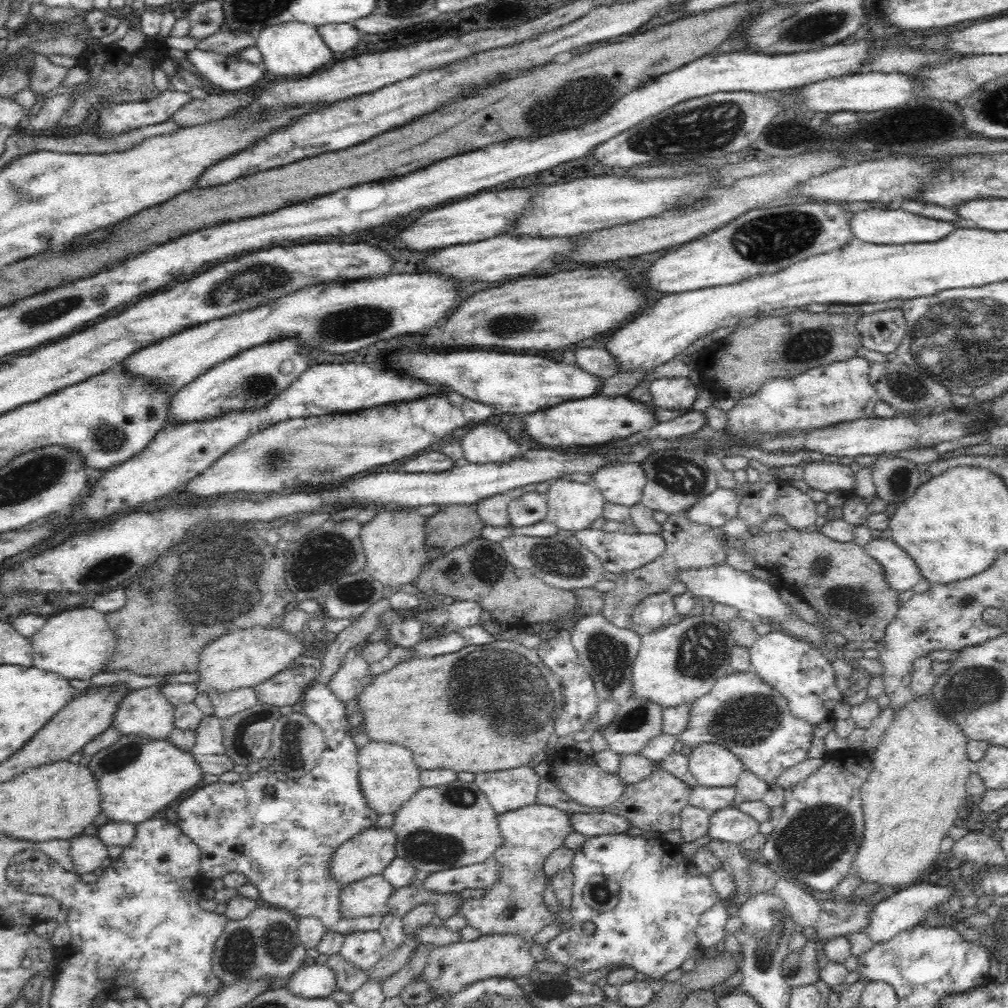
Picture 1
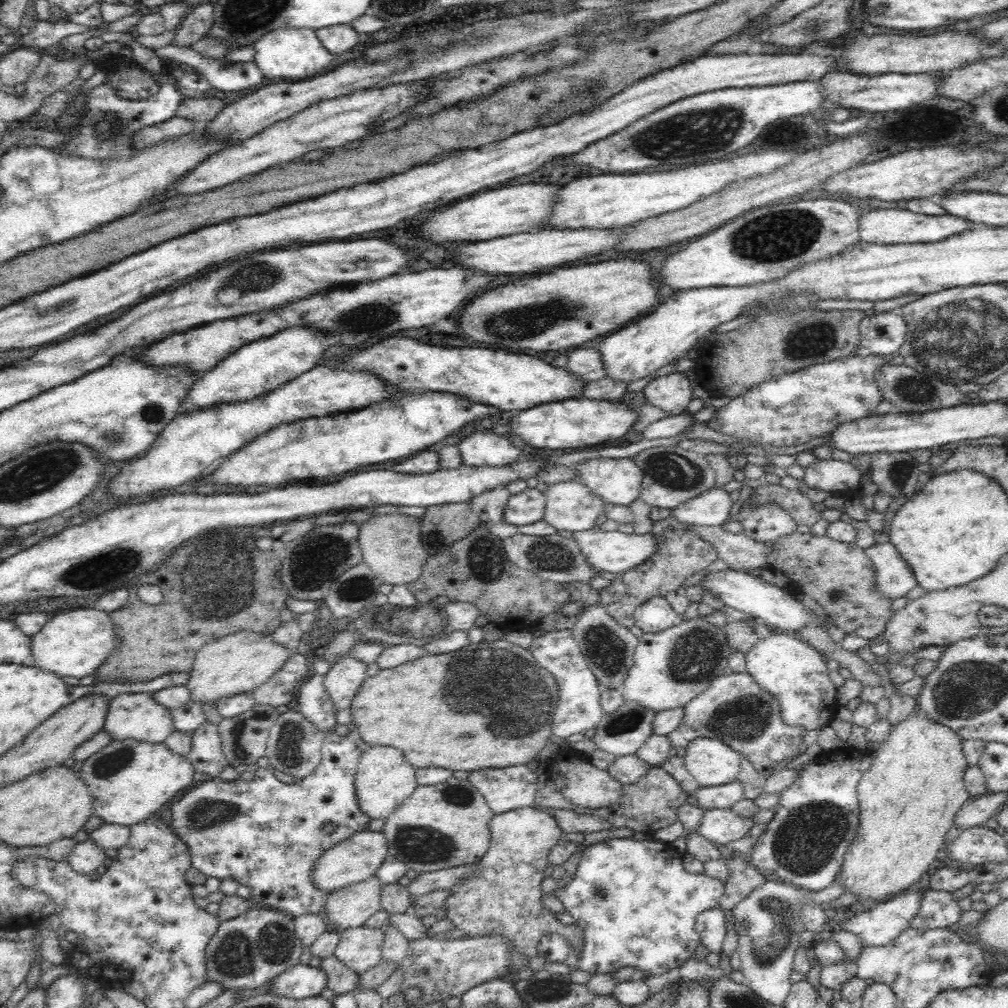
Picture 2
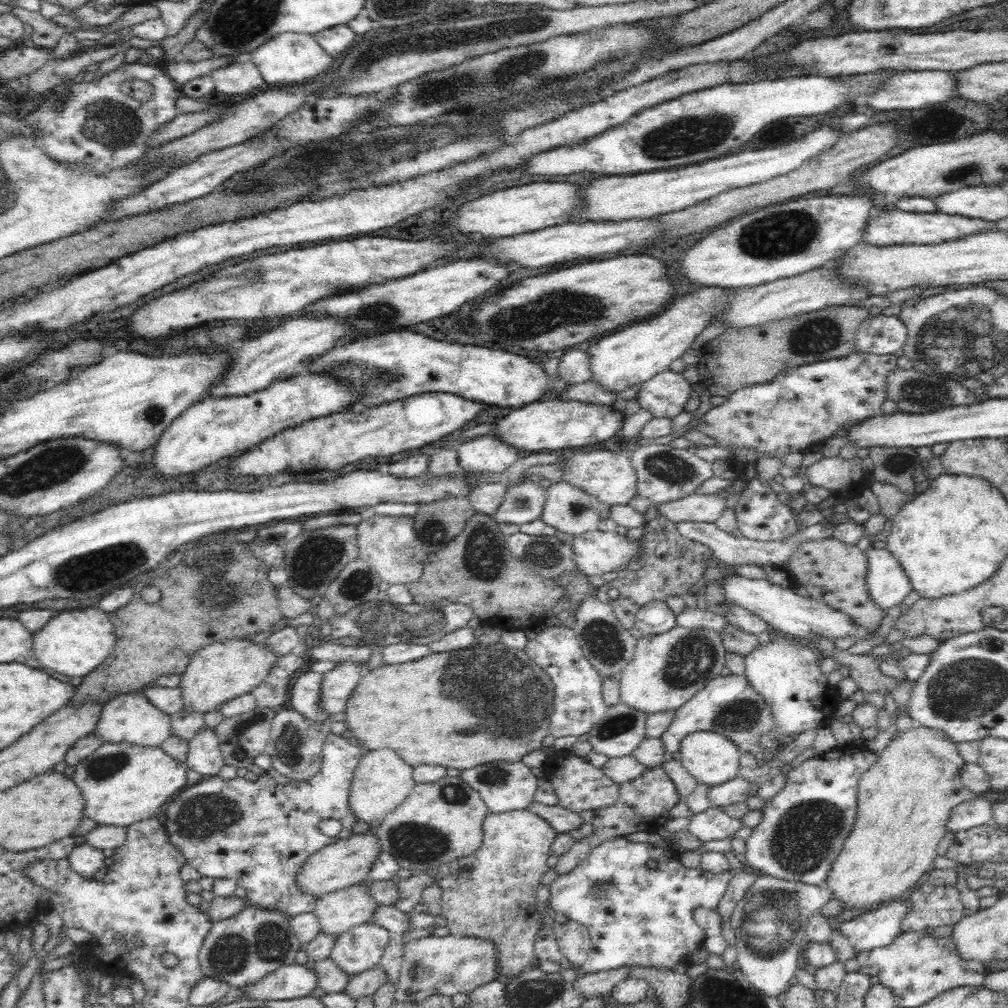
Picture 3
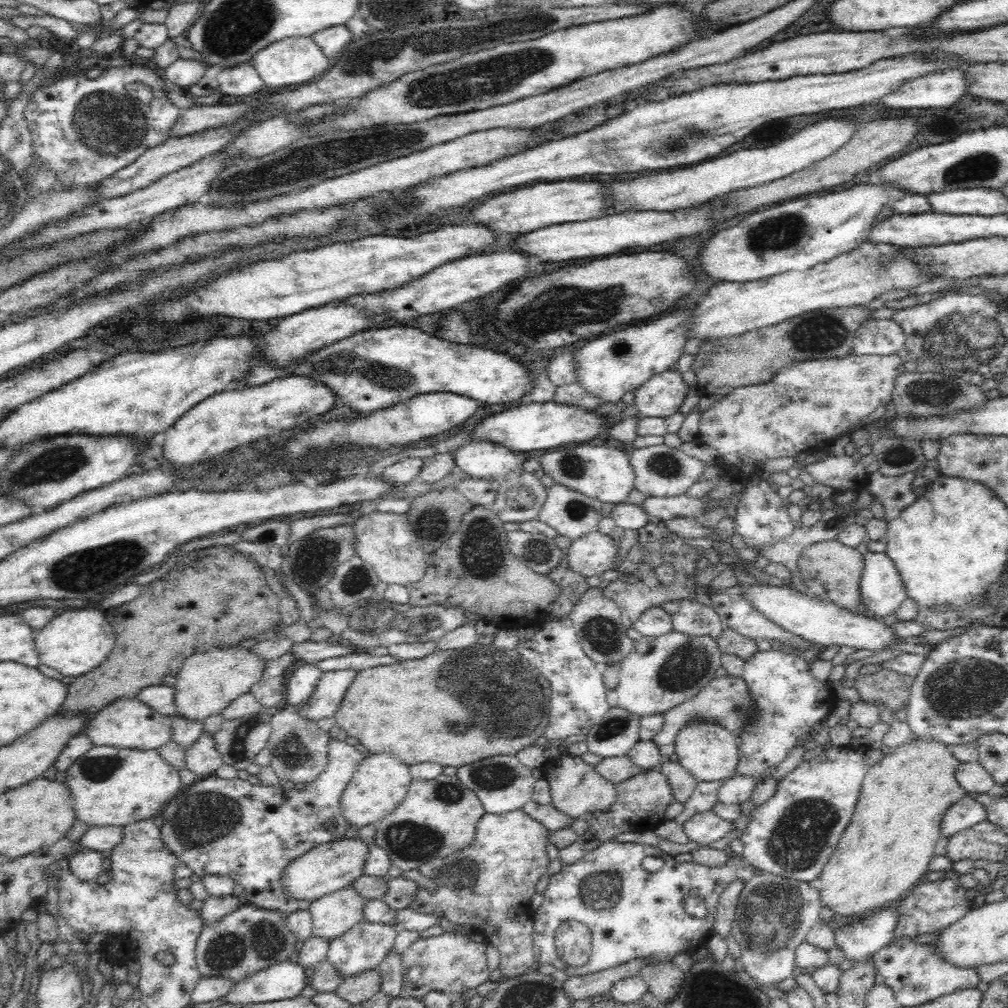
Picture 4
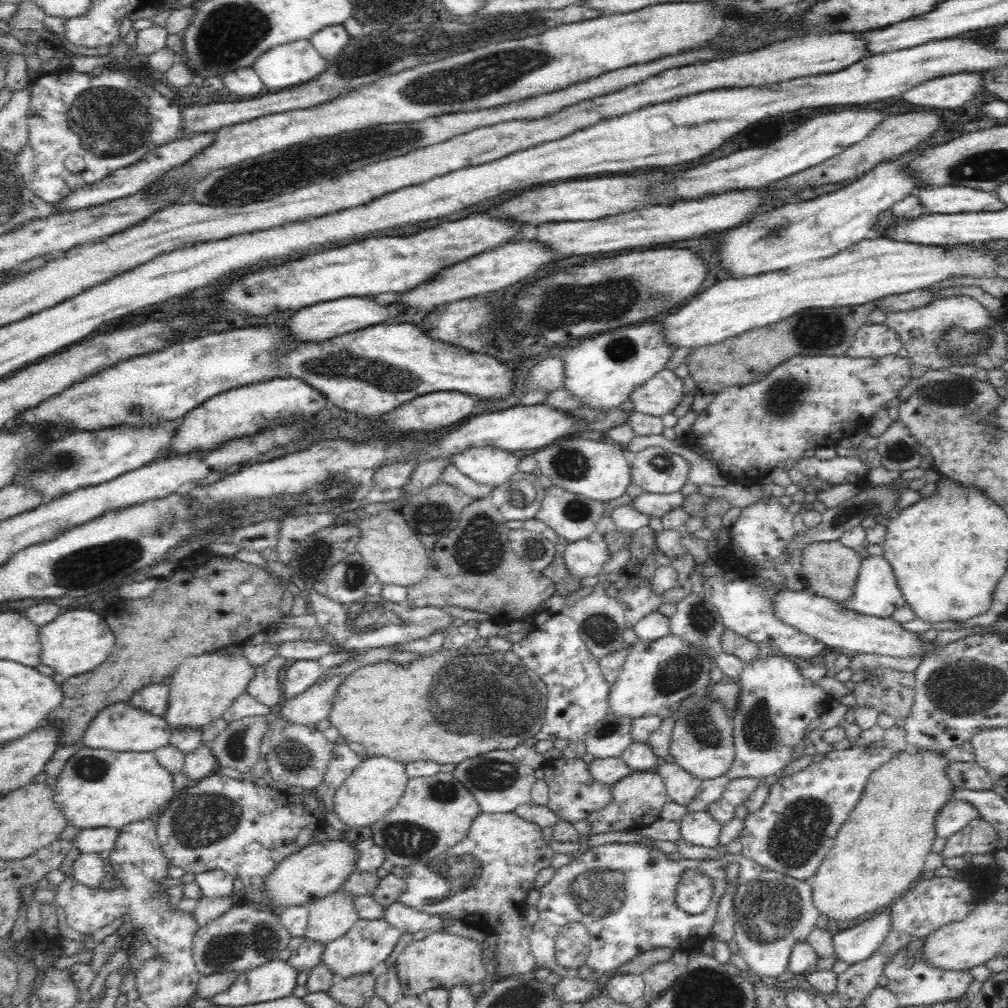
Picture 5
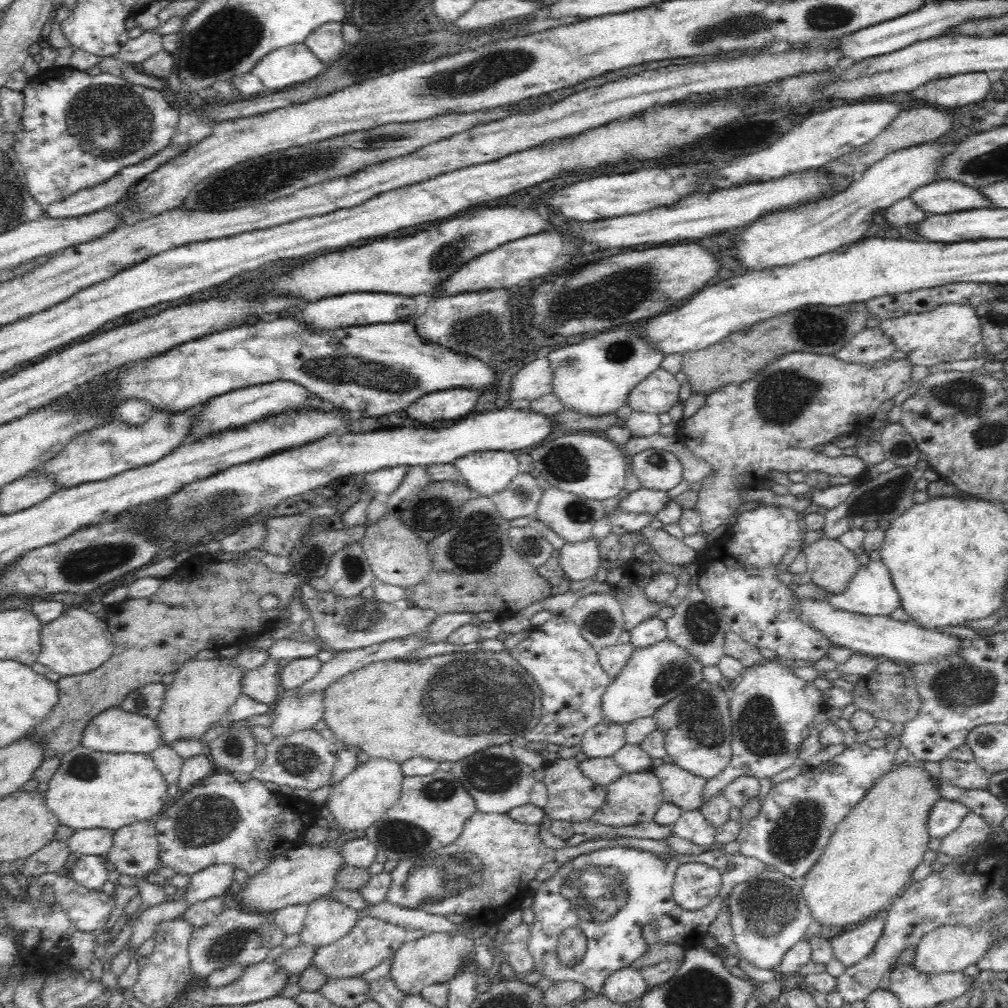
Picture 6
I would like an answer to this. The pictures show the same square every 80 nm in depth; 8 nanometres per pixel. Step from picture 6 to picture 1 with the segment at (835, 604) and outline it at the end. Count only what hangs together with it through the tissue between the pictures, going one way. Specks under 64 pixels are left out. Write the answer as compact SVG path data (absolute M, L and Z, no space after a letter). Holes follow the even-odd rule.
M891 538L873 539L863 549L882 566L885 582L897 594L911 590L921 579L918 565Z

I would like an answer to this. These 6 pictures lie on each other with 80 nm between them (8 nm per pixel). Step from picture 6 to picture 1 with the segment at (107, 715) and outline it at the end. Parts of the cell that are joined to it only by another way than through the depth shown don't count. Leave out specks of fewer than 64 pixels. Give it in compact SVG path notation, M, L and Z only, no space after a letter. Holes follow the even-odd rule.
M155 686L134 689L122 696L110 720L121 736L164 740L174 730L175 706Z

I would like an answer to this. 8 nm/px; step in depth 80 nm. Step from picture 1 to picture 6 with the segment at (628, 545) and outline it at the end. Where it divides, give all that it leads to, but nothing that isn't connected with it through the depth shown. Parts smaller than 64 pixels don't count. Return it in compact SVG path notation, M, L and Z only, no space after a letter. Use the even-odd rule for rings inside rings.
M593 536L581 543L565 543L560 549L558 562L567 580L582 581L596 574L596 570L600 567L599 543Z

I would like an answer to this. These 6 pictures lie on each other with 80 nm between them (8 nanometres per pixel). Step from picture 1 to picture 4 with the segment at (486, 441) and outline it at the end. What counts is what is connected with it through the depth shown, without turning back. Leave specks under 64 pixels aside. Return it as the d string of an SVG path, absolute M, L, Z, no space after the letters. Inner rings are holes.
M470 442L453 453L455 465L472 479L502 480L518 466L516 454L492 442Z

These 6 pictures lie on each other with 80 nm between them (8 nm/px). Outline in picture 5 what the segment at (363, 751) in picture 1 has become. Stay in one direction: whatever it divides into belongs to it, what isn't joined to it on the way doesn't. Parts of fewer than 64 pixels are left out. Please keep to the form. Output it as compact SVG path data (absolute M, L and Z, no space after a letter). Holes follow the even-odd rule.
M365 756L358 764L358 768L355 768L354 772L347 776L346 780L338 786L338 790L334 792L333 809L348 828L370 826L382 816L386 816L386 813L398 804L408 778L404 763L386 756Z

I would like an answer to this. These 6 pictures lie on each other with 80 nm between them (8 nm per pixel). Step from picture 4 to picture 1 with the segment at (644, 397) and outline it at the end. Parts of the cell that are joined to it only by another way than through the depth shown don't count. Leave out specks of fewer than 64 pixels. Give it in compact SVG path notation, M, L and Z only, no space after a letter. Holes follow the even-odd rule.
M686 377L655 379L648 391L653 406L670 410L690 410L697 396L693 381Z

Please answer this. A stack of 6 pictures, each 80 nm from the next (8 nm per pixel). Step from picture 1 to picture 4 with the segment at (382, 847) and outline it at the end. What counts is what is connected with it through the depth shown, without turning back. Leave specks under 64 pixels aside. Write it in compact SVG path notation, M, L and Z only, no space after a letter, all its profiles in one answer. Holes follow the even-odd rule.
M354 839L332 840L318 844L314 848L310 848L308 852L304 852L302 856L294 858L280 876L280 883L284 885L284 891L290 899L298 901L313 901L321 896L326 896L331 892L336 892L341 888L350 885L360 874L362 874L362 866L368 854L366 841Z

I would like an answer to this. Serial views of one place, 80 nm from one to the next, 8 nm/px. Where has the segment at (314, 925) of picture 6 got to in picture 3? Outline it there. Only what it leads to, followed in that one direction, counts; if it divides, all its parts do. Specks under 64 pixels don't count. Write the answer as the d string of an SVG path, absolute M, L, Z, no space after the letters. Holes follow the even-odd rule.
M358 883L318 897L312 912L319 921L319 934L340 936L348 932L350 928L371 922L370 912L376 904L377 902L370 896L370 893L366 893L366 887L362 883Z

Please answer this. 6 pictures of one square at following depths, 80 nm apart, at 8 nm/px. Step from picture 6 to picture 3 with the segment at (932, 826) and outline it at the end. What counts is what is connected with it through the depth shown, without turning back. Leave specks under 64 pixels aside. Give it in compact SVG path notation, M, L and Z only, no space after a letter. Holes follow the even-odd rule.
M978 795L974 799L964 800L964 802L956 804L948 816L946 832L955 833L991 823L990 804L992 802L992 799Z

